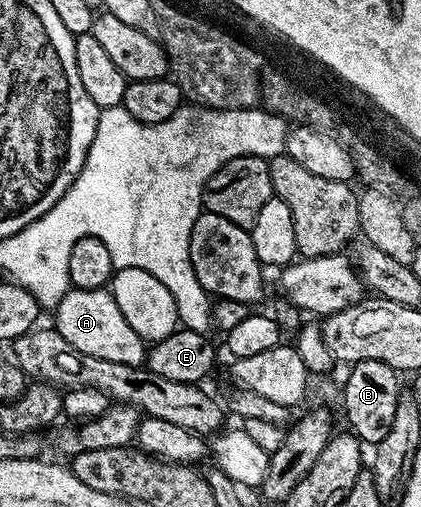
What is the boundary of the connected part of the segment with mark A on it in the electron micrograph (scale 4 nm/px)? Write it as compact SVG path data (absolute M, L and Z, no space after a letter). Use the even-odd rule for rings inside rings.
M68 290L67 296L61 300L58 307L54 308L53 315L55 315L54 330L59 331L61 337L65 337L65 341L69 341L69 345L73 345L73 349L77 349L89 357L101 357L101 361L121 361L121 365L144 366L148 352L145 340L135 332L133 325L129 325L129 321L125 321L125 313L121 313L121 309L115 298L111 296L110 290Z

